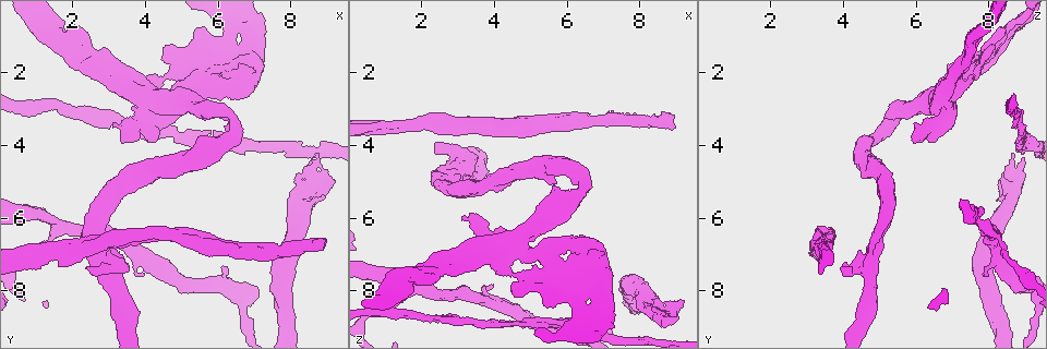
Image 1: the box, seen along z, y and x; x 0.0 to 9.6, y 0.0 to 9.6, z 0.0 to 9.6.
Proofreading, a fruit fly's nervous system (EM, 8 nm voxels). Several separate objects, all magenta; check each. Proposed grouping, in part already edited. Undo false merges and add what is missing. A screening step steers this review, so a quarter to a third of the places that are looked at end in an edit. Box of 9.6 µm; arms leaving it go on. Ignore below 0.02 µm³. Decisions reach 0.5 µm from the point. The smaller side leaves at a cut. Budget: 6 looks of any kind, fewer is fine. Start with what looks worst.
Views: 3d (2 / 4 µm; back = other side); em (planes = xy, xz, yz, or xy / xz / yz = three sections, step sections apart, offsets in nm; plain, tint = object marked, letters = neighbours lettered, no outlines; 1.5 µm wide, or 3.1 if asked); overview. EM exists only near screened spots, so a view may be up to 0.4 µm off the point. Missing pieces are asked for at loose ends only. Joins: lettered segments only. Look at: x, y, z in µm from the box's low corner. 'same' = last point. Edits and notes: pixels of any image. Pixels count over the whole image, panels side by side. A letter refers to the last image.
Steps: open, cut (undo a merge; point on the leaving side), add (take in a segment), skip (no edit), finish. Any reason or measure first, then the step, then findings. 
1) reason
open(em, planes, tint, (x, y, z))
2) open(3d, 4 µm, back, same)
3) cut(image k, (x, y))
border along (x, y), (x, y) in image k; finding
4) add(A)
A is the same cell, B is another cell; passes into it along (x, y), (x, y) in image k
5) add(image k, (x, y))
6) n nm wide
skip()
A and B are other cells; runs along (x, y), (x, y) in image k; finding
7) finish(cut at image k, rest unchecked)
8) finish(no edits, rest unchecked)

open(3d, 4 µm, (8.95, 6.60, 3.45))

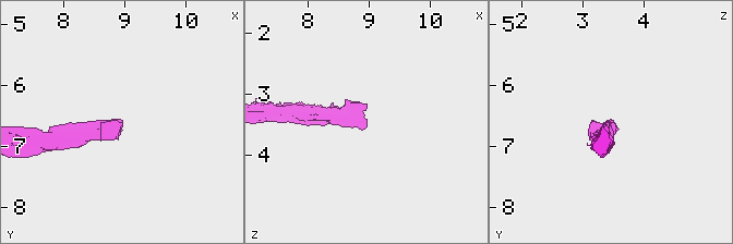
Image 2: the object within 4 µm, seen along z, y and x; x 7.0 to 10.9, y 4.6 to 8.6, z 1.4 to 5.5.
open(em, planes, letters, (8.95, 6.65, 3.55))

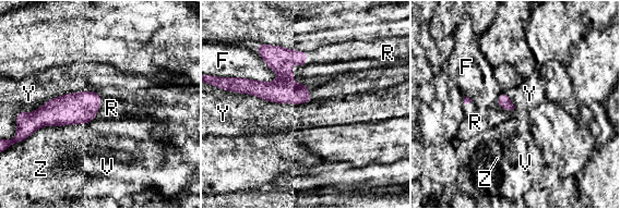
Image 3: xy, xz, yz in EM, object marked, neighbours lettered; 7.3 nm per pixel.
add(R)
R is the same cell, F, V, Y and Z are other cells; it goes on there

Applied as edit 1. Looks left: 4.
open(overview)

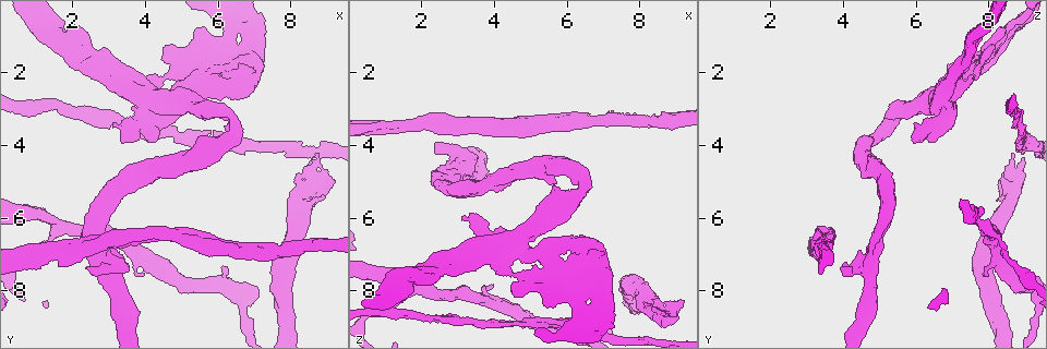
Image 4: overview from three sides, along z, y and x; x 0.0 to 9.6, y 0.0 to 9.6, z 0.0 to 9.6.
branch stops here
open(3d, 2 µm, (3.10, 3.45, 5.95))

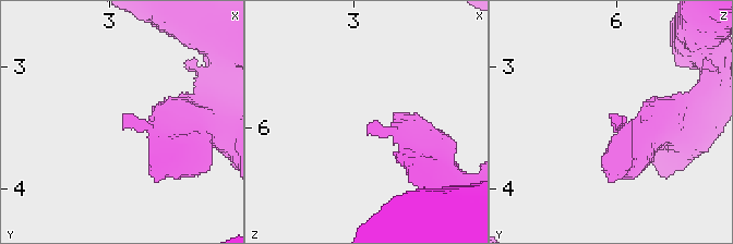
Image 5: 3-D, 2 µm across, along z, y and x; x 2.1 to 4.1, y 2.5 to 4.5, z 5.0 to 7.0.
shape alone is not enough
open(em, planes, letters, (3.10, 3.42, 5.96))

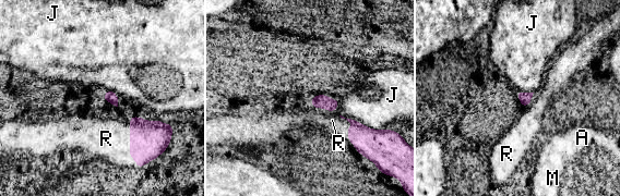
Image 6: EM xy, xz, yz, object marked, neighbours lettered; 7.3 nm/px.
add(R)
R is the same cell, A, J and M are other cells; passes into it along (148, 139), (130, 142), (106, 138) in image 6; the neuron continues

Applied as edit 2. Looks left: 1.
finish(add at image 3, add at image 6, rest unchecked)

